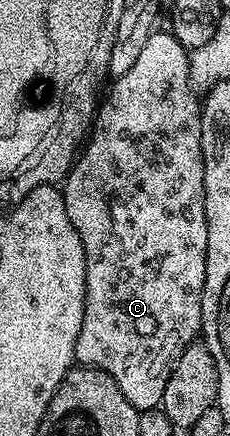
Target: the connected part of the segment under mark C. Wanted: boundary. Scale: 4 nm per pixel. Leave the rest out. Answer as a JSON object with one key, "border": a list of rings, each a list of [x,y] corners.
{"border":[[[156,32],[152,36],[148,36],[148,40],[144,44],[144,48],[140,52],[139,58],[136,59],[136,64],[126,73],[125,76],[113,79],[114,87],[110,90],[110,95],[101,99],[100,105],[97,107],[93,123],[88,131],[88,141],[81,147],[80,153],[75,157],[70,173],[64,179],[64,185],[61,187],[62,199],[68,208],[68,220],[72,220],[72,228],[76,228],[76,232],[80,232],[80,244],[84,244],[84,260],[86,261],[86,299],[84,300],[84,320],[80,324],[80,336],[76,336],[76,348],[74,349],[74,361],[79,367],[89,368],[92,370],[102,370],[112,378],[120,388],[120,392],[124,392],[124,396],[128,400],[128,404],[132,404],[139,412],[144,410],[155,409],[161,403],[164,396],[164,384],[168,384],[168,376],[171,370],[174,369],[174,362],[184,352],[184,348],[190,345],[199,337],[202,329],[202,293],[204,292],[204,276],[206,275],[206,257],[208,256],[208,220],[206,219],[206,197],[204,196],[204,160],[202,159],[202,107],[200,105],[199,95],[196,93],[193,86],[190,84],[190,55],[180,44],[180,40],[176,40],[173,32]]]}

